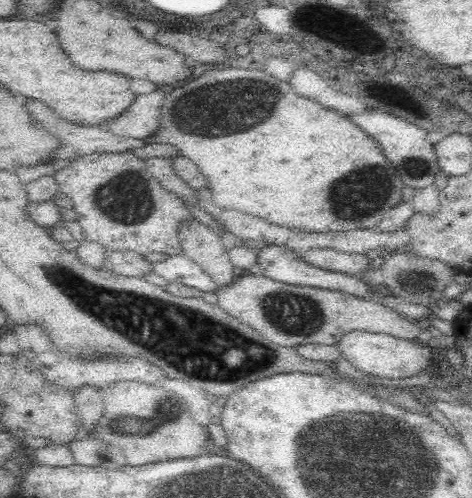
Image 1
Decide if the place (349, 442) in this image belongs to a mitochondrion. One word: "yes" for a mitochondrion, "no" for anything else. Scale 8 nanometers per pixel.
yes

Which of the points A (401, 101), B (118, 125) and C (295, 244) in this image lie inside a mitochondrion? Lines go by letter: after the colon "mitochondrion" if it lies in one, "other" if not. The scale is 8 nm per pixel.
A: other
B: other
C: other

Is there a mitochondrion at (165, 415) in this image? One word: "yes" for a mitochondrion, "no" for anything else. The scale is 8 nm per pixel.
yes

